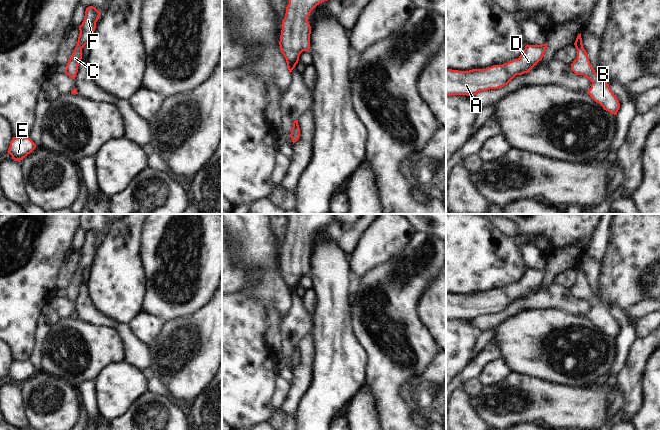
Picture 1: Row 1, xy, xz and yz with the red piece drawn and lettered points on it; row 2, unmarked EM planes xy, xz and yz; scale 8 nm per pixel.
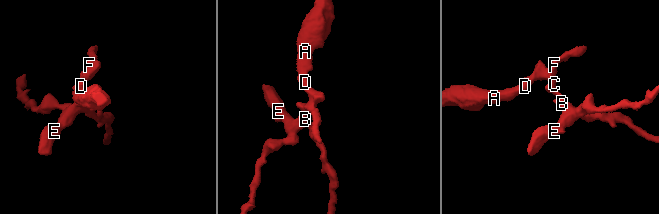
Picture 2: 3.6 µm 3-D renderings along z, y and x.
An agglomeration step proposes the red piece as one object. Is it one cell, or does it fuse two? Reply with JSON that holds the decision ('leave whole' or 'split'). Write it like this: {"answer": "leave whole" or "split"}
{"answer": "leave whole"}

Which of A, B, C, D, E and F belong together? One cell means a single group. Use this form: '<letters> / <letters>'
A B C D E F

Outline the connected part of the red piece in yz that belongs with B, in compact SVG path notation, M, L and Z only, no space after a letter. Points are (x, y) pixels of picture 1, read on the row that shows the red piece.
M581 33L578 34L574 45L577 49L577 58L571 64L571 70L576 75L583 75L588 78L592 82L591 88L587 91L590 97L599 103L604 110L617 115L620 108L619 100L611 91L609 84L602 80L591 66L582 44Z

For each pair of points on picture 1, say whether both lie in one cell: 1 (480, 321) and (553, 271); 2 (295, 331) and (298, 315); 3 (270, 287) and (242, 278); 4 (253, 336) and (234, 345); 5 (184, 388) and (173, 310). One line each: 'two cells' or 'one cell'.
1: two cells
2: one cell
3: two cells
4: one cell
5: two cells

